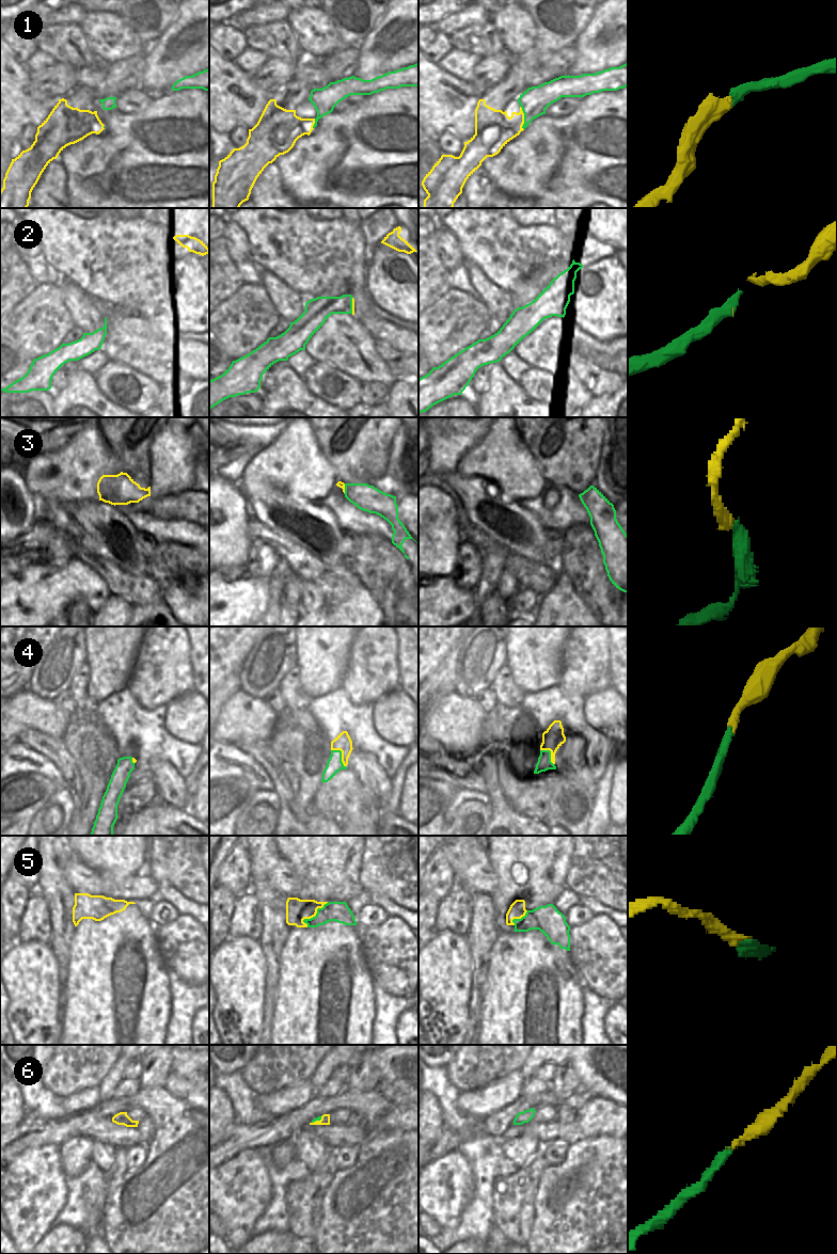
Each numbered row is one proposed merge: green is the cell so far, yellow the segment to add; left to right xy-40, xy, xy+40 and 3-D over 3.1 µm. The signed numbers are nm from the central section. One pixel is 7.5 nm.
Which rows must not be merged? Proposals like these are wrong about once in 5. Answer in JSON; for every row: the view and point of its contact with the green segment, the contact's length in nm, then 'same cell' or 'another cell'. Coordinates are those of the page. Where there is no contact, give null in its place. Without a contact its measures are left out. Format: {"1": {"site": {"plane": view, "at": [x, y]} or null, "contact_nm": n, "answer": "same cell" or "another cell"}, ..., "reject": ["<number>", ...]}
{"1": {"site": {"plane": "xy+40", "at": [524, 118]}, "contact_nm": 180, "answer": "same cell"}, "2": {"site": {"plane": "xy", "at": [351, 305]}, "contact_nm": 130, "answer": "same cell"}, "3": {"site": {"plane": "xy", "at": [345, 489]}, "contact_nm": 80, "answer": "same cell"}, "4": {"site": {"plane": "xy", "at": [341, 755]}, "contact_nm": 170, "answer": "same cell"}, "5": {"site": {"plane": "xy", "at": [313, 917]}, "contact_nm": 240, "answer": "same cell"}, "6": {"site": {"plane": "xy", "at": [317, 1120]}, "contact_nm": 110, "answer": "same cell"}, "reject": []}

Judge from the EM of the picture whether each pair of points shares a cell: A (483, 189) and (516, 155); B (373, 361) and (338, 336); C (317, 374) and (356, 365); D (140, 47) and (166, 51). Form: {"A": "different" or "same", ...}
{"A": "different", "B": "same", "C": "different", "D": "different"}

